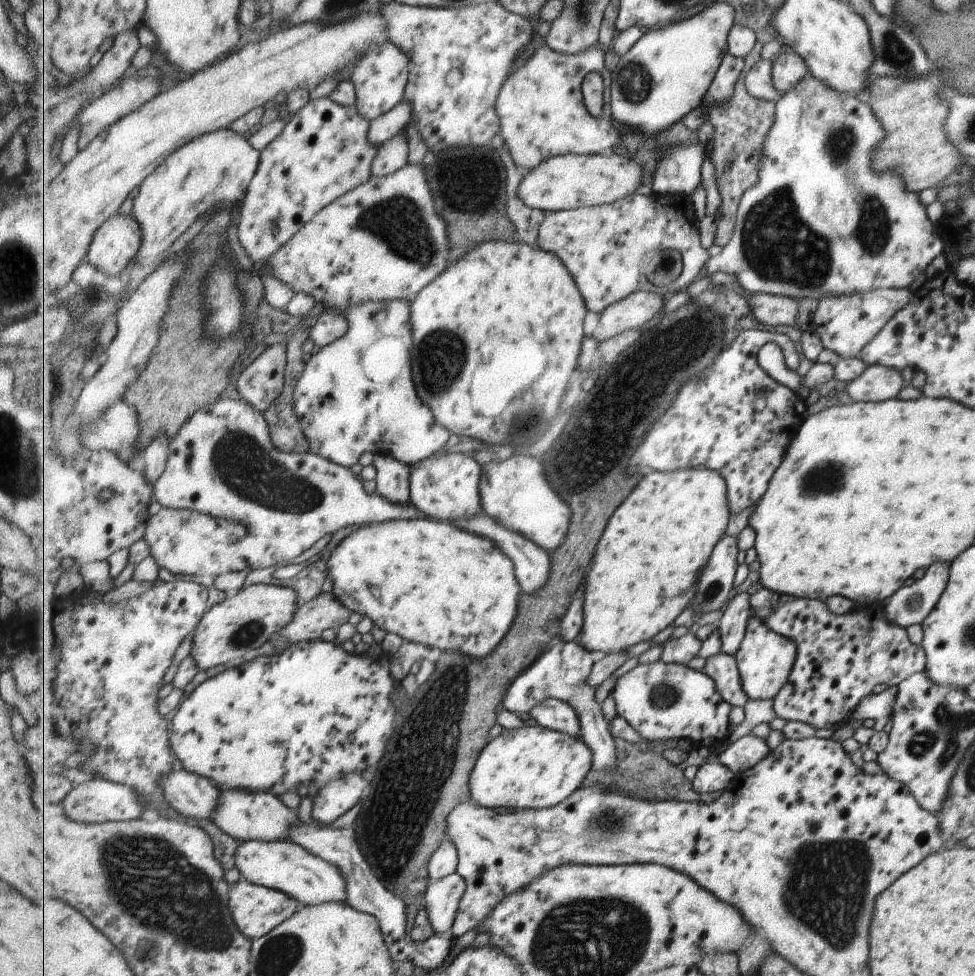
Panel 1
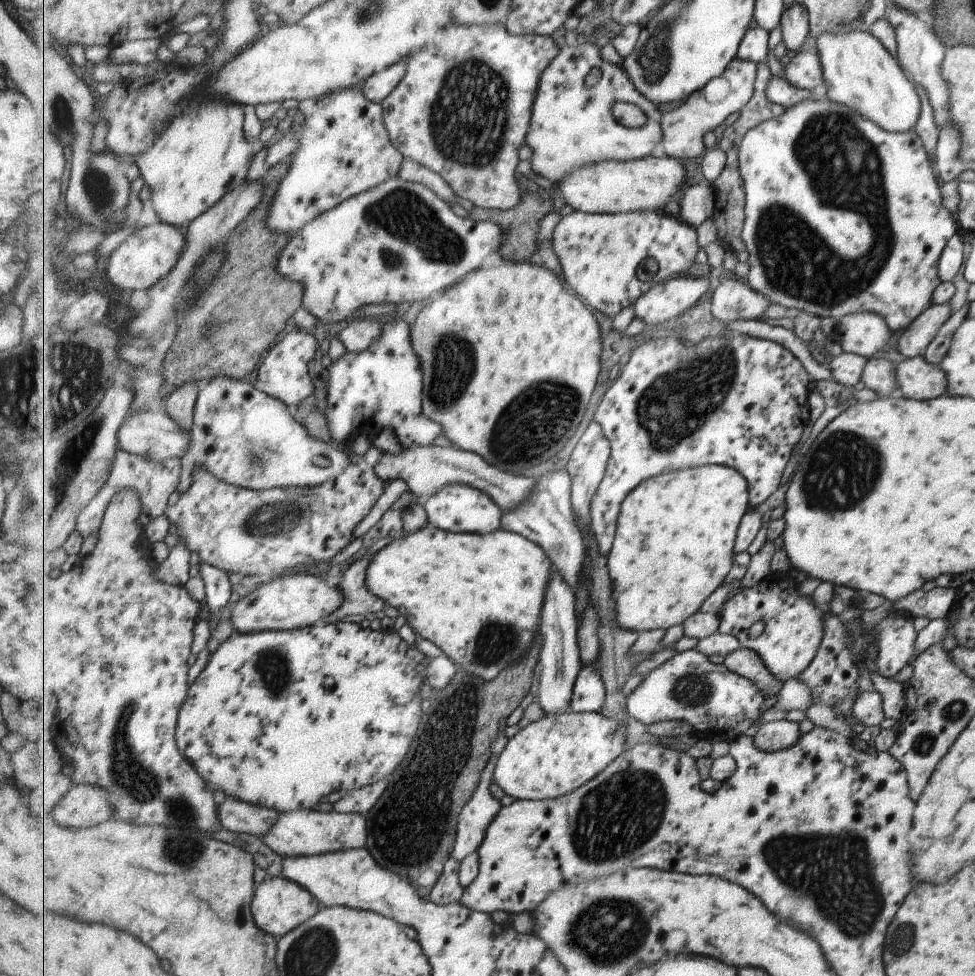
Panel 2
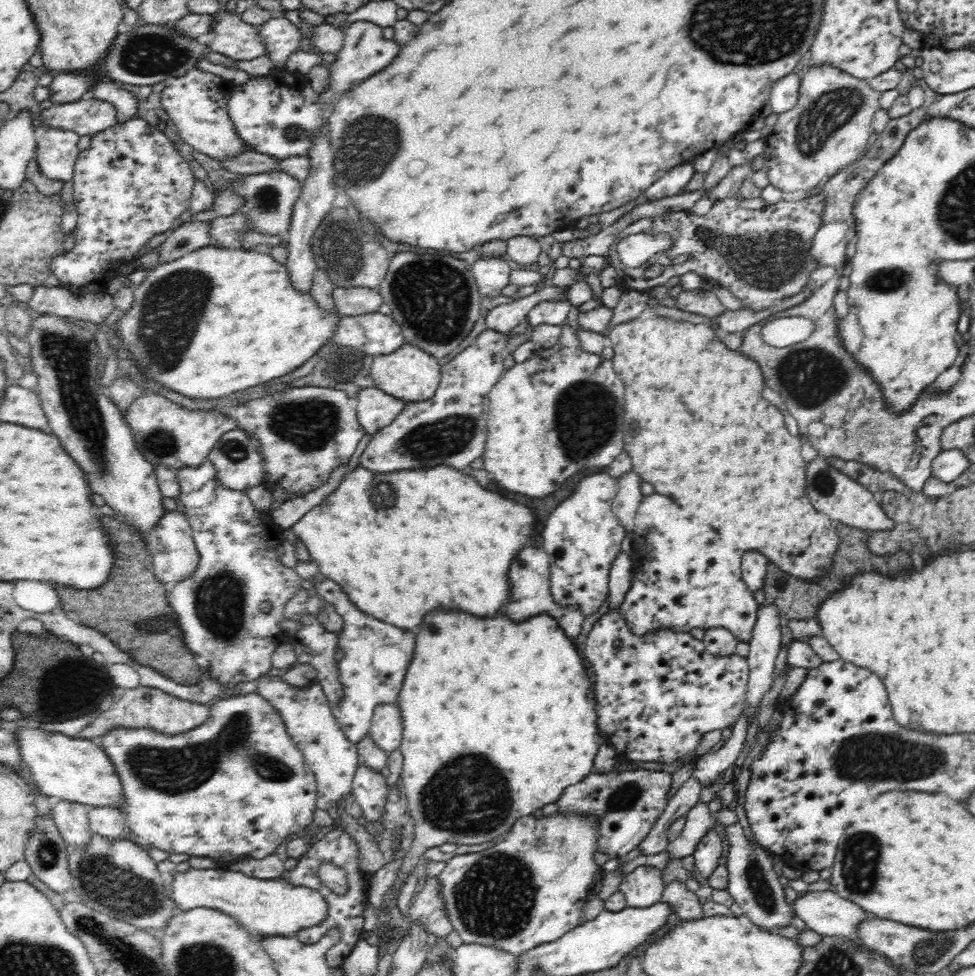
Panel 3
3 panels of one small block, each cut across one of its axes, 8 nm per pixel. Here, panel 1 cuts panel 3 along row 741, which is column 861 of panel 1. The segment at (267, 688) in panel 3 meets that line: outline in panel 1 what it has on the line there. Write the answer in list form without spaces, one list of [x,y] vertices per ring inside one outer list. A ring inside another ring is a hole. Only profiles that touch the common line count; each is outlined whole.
[[[907,288],[871,289],[863,294],[845,294],[845,297],[825,297],[817,304],[810,328],[820,336],[822,346],[837,354],[838,358],[857,357],[867,342],[871,342],[879,330],[889,322],[897,310],[909,302],[913,292]]]

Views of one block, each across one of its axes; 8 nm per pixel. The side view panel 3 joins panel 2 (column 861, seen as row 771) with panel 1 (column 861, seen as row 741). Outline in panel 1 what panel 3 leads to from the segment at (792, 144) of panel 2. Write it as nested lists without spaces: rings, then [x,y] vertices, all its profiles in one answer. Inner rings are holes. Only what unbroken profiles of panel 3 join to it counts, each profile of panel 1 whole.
[[[813,75],[806,76],[801,80],[801,84],[797,84],[793,90],[784,93],[784,95],[776,101],[776,122],[773,124],[771,132],[765,140],[765,148],[763,148],[763,156],[759,162],[760,177],[758,183],[745,192],[741,199],[740,210],[736,222],[736,232],[732,241],[722,248],[720,254],[712,256],[707,262],[703,275],[711,276],[716,272],[725,272],[731,274],[735,278],[735,284],[740,290],[747,292],[769,293],[779,296],[793,298],[793,300],[801,300],[803,298],[815,298],[820,301],[825,297],[845,297],[845,294],[863,294],[863,292],[871,292],[871,289],[900,289],[909,288],[911,282],[921,272],[925,271],[929,262],[936,256],[942,254],[943,242],[938,232],[933,231],[932,222],[927,218],[925,206],[918,200],[917,192],[907,192],[901,178],[887,170],[887,172],[873,172],[871,170],[871,154],[873,148],[883,140],[883,126],[881,122],[873,116],[869,104],[861,97],[854,94],[845,94],[837,92],[829,86],[825,86],[820,79],[816,79]]]

